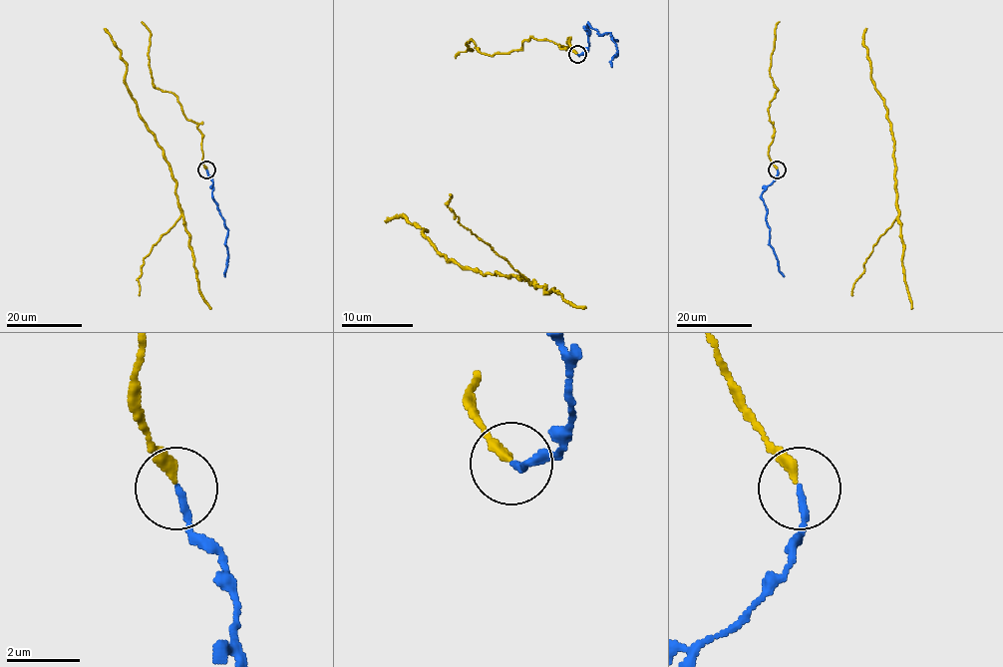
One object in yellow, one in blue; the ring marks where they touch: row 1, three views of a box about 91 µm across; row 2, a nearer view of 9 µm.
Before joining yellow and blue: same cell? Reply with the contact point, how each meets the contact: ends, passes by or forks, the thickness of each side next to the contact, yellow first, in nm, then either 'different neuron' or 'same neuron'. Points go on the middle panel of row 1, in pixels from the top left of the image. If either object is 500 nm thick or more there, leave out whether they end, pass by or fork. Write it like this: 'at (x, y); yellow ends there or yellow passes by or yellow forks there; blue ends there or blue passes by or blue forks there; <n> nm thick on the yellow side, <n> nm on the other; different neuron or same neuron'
at (577, 54); yellow ends there; blue ends there; 280 nm thick on the yellow side, 180 nm on the other; same neuron

